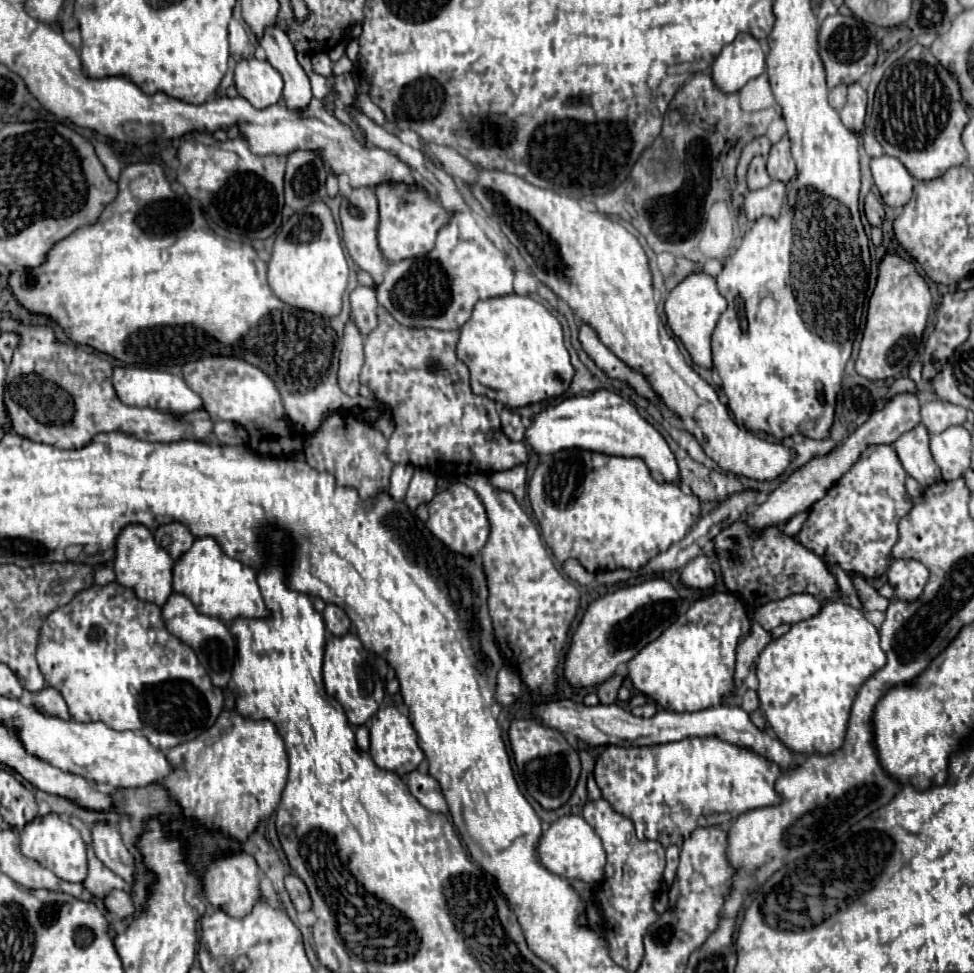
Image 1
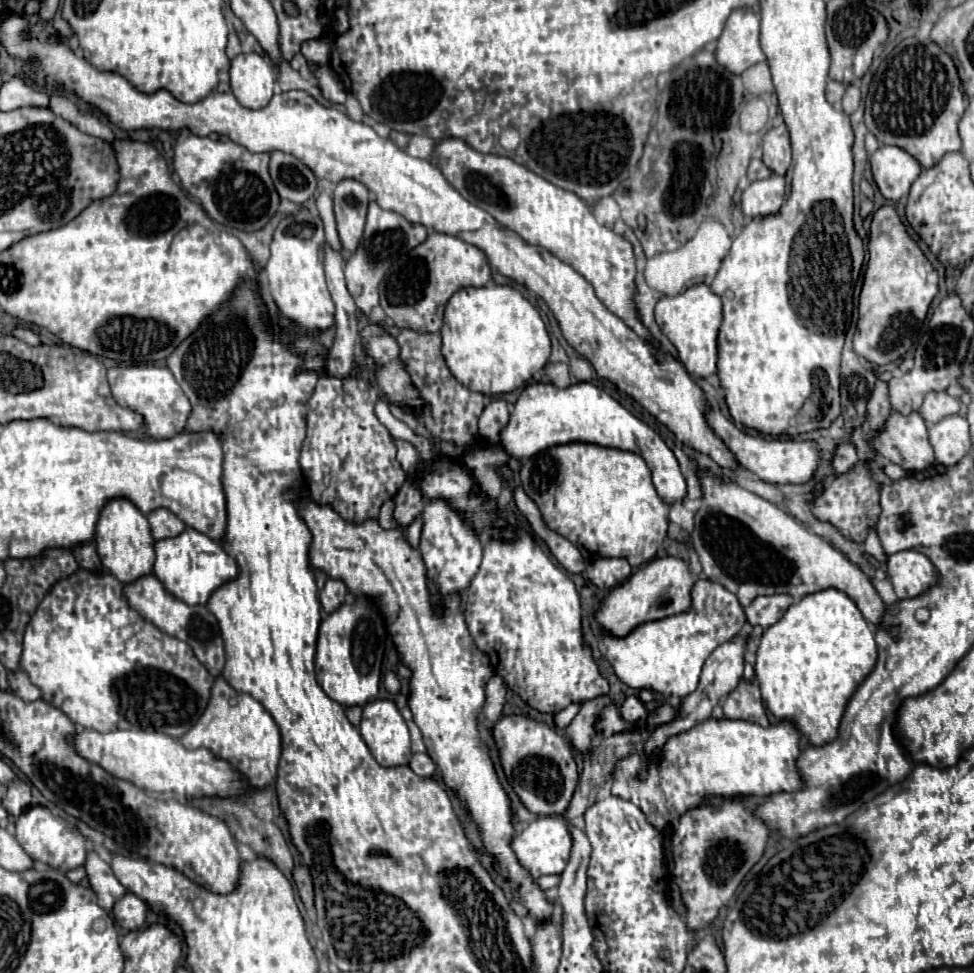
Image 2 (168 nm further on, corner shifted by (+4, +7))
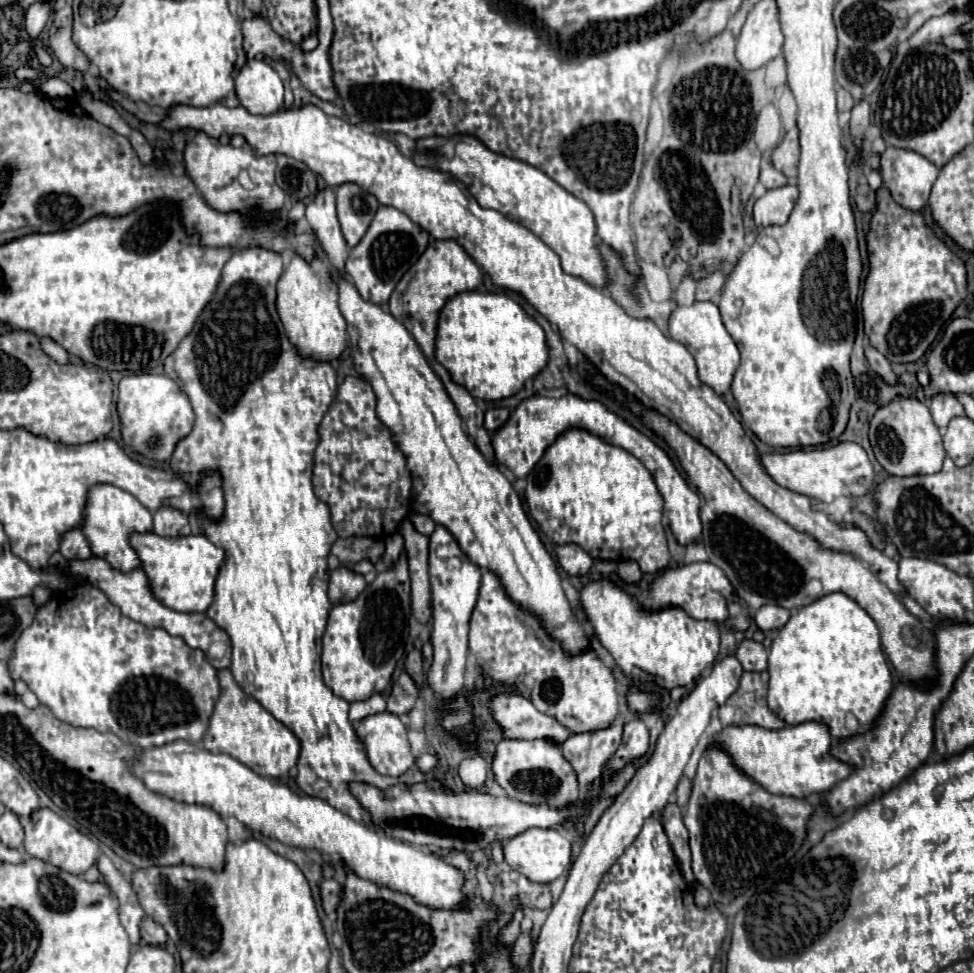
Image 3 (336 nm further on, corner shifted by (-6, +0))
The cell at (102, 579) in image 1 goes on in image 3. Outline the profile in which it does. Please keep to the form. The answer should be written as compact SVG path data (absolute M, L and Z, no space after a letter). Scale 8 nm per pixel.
M74 527L60 537L60 553L66 559L74 559L74 557L88 559L92 555L92 551L88 549L88 541L84 541L80 527Z

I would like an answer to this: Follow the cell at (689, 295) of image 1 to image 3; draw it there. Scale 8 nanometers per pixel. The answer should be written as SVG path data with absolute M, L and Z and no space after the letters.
M704 301L694 303L690 307L678 307L670 317L670 337L682 343L688 349L688 353L692 353L698 367L698 377L704 385L712 387L718 395L724 395L730 389L730 383L740 363L740 353L734 339L724 329L720 311L714 303Z

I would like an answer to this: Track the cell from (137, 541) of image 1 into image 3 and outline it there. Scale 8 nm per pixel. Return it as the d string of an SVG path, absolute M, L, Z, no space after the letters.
M98 483L92 485L86 493L86 507L84 507L84 519L82 519L82 533L96 557L106 559L112 567L120 571L132 571L134 567L140 567L140 559L136 557L136 551L130 547L128 537L130 533L148 533L152 531L152 513L130 493Z

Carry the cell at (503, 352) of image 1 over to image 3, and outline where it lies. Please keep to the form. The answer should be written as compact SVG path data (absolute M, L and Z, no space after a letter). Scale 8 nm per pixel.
M464 291L446 301L436 327L436 361L450 373L456 385L462 385L474 399L498 401L516 395L526 379L532 379L548 363L548 347L542 327L524 313L524 309L504 293Z

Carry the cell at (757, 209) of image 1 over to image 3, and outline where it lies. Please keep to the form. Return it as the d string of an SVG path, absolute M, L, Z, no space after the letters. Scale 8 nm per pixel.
M784 185L778 189L770 189L764 197L760 197L754 205L754 221L758 227L784 225L794 209L798 199L796 185Z

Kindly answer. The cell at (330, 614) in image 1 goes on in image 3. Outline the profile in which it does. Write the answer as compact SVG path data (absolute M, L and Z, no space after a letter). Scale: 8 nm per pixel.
M344 565L328 571L328 575L330 575L328 597L330 597L332 605L344 603L344 601L354 601L360 595L360 591L366 587L364 577Z

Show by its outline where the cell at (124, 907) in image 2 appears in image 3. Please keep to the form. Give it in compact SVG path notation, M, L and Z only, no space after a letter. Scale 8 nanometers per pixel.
M146 917L144 925L142 925L142 941L148 943L148 945L162 947L162 945L166 945L168 937L166 937L166 933L164 933L164 929L160 925L156 925L150 917Z

